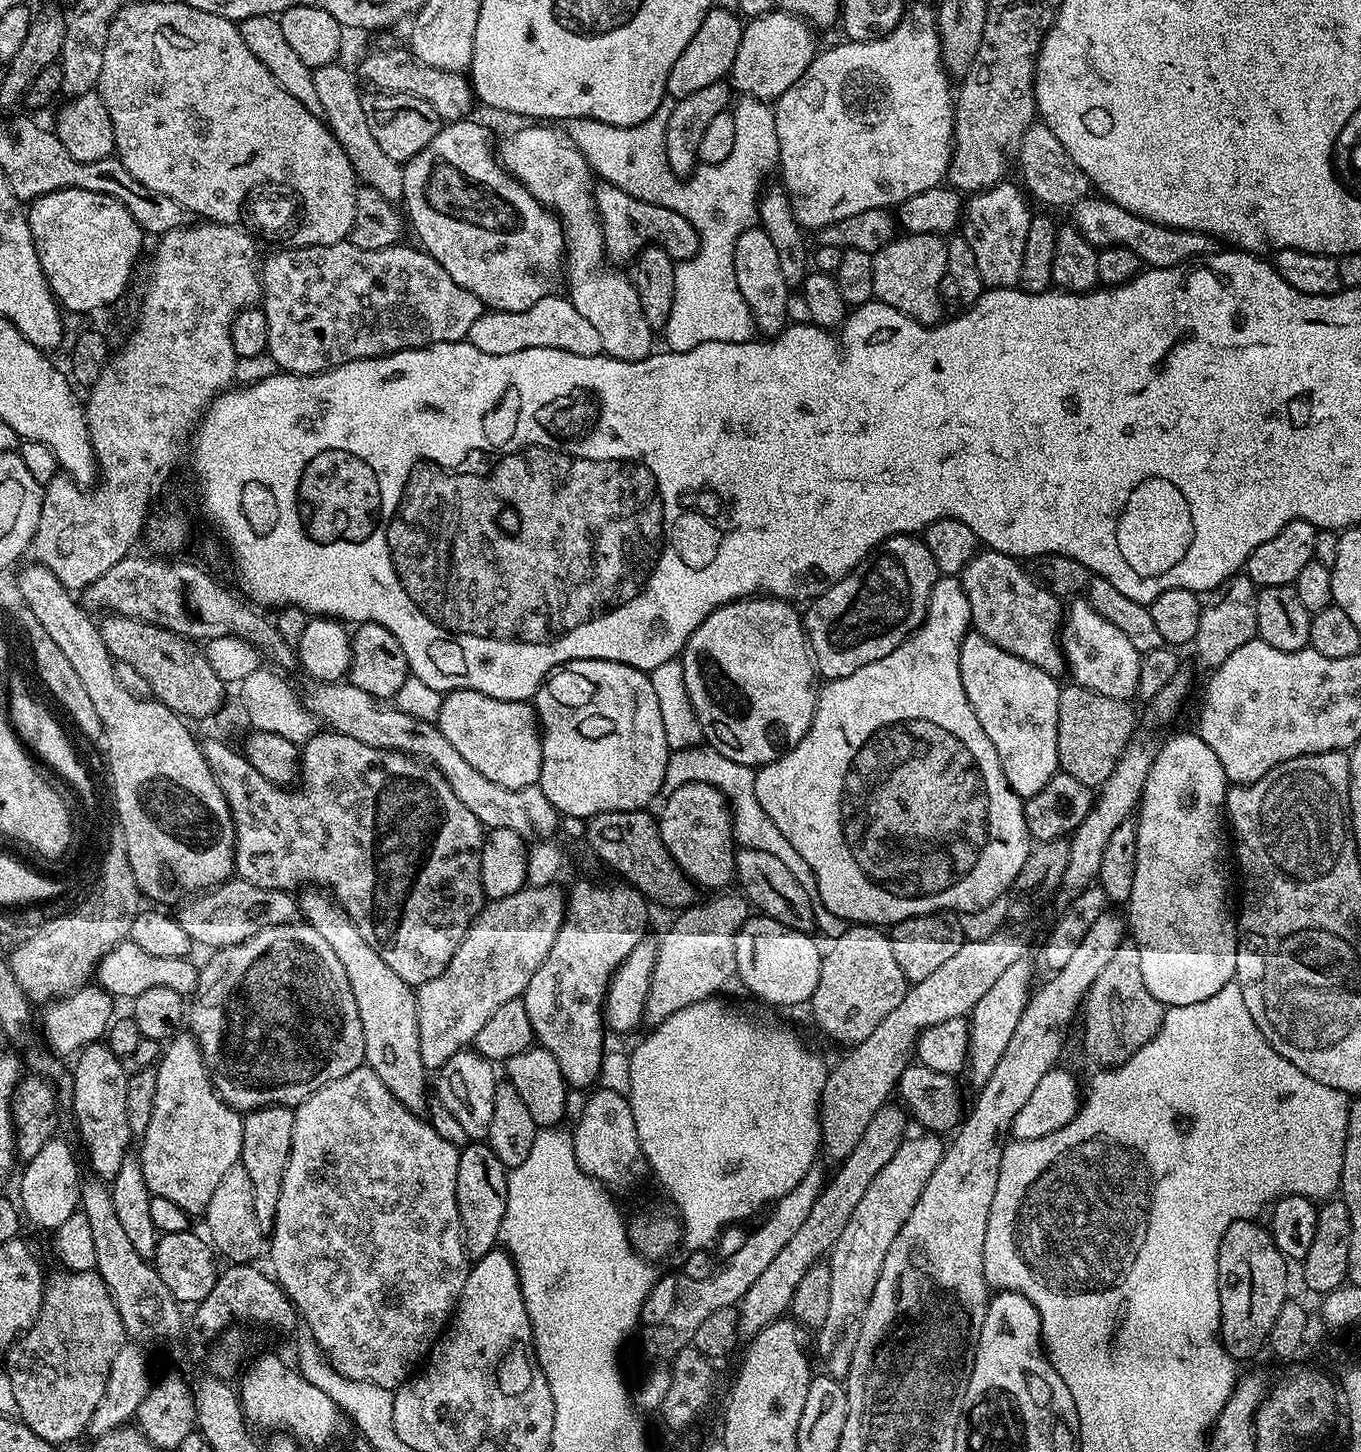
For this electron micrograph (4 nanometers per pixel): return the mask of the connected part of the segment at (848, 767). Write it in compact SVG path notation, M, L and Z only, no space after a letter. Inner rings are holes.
M952 574L941 575L932 588L926 618L918 631L907 636L902 646L886 654L886 658L878 658L878 662L870 662L870 666L862 666L862 670L854 670L854 674L846 674L846 678L827 681L816 697L816 709L810 722L810 730L806 730L804 737L779 760L763 765L756 773L754 794L758 794L762 810L770 814L774 826L782 830L786 842L790 842L790 846L794 846L794 850L798 850L798 854L806 858L806 866L810 866L814 874L818 903L826 906L830 914L838 914L838 918L845 922L895 926L901 920L909 920L915 916L943 912L980 912L983 908L990 907L1003 892L1005 895L1011 889L1018 878L1018 870L1022 870L1022 862L1026 862L1030 837L1024 817L1024 800L1006 782L1006 774L1002 774L994 742L986 738L986 730L982 730L982 722L978 722L978 714L974 714L974 706L970 706L966 690L962 690L958 658L971 623L970 602L959 579Z

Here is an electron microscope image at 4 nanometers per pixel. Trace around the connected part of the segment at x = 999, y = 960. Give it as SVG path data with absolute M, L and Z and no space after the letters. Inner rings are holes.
M996 932L989 940L968 938L954 958L942 962L934 974L915 981L902 1002L878 1022L870 1038L849 1047L845 1051L848 1053L829 1067L826 1086L820 1090L819 1143L822 1152L824 1150L833 1162L845 1160L854 1146L858 1146L862 1134L866 1134L866 1126L870 1126L874 1114L889 1103L891 1096L888 1095L897 1091L902 1070L913 1063L921 1032L950 1018L967 1017L982 994L994 986L995 979L1025 956L1023 938L1012 932Z

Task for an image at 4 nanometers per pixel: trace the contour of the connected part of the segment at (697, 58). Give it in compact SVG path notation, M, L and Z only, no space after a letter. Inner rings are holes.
M713 6L706 14L702 26L698 26L698 34L694 34L686 50L678 54L678 62L674 62L668 75L667 95L673 101L678 101L686 98L687 95L697 93L698 90L705 89L710 83L724 80L732 71L734 54L738 54L738 42L742 42L743 33L744 24L735 11Z

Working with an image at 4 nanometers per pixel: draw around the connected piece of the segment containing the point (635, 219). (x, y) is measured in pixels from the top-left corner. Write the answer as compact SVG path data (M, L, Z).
M603 182L595 185L594 199L596 213L600 215L600 225L604 231L604 250L613 265L624 266L624 263L627 265L635 261L638 253L649 244L659 244L660 248L666 250L666 254L670 254L670 258L677 262L689 260L698 254L700 235L686 218L682 218L682 214L666 206L642 202L626 194L626 190Z

